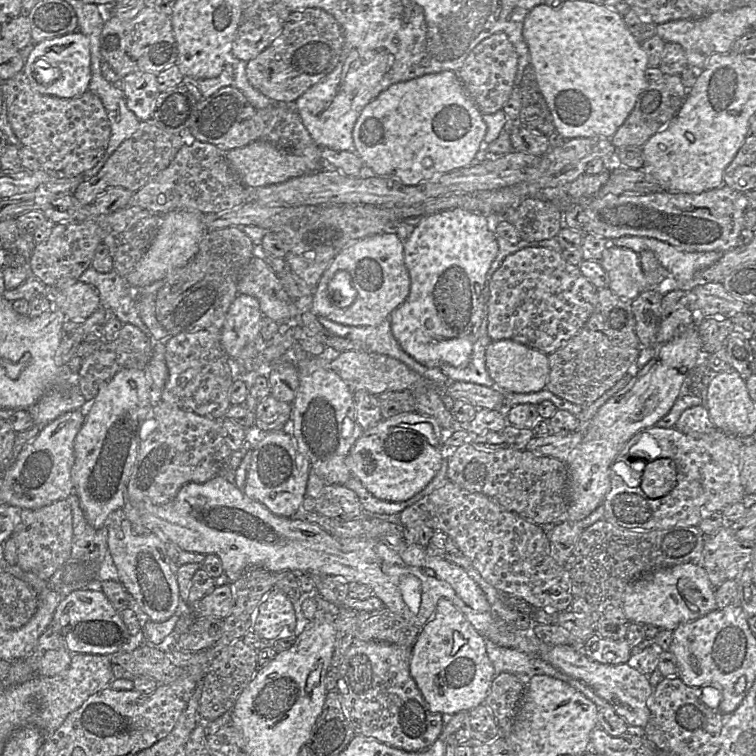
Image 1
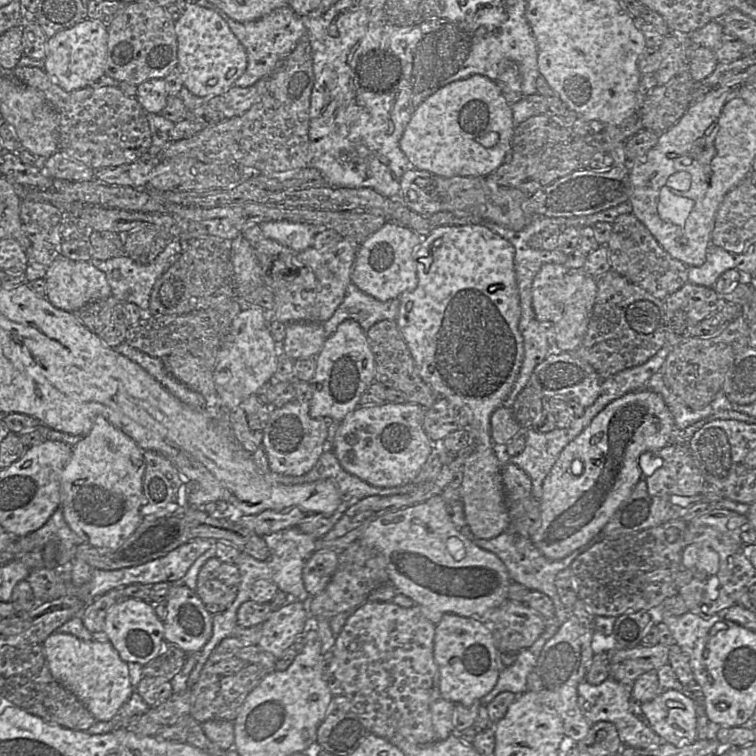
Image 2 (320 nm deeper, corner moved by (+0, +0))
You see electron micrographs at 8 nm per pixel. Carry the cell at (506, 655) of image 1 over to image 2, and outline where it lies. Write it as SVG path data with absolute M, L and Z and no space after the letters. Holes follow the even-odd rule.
M611 677L599 685L592 685L584 680L577 687L578 706L592 725L602 719L613 723L623 746L641 749L657 747L664 741L642 718L639 704L634 703L632 699L632 691L633 683L621 683Z

